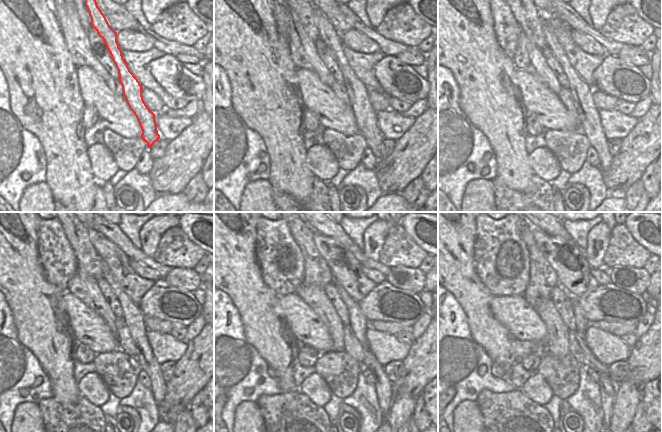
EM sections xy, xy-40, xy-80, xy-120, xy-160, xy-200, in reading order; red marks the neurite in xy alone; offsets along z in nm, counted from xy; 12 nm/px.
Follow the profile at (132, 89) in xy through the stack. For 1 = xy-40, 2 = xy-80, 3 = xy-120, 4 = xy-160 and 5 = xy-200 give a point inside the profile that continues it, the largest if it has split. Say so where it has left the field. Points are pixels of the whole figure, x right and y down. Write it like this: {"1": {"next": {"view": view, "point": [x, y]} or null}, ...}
{"1": {"next": {"view": "xy-40", "point": [366, 117]}}, "2": {"next": {"view": "xy-80", "point": [589, 121]}}, "3": {"next": {"view": "xy-120", "point": [135, 320]}}, "4": {"next": {"view": "xy-160", "point": [358, 322]}}, "5": {"next": {"view": "xy-200", "point": [608, 389]}}}

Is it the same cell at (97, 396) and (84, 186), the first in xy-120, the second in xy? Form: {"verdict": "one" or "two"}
{"verdict": "two"}

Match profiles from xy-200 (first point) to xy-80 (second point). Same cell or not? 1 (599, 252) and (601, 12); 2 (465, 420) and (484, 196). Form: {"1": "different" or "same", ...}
{"1": "same", "2": "same"}

